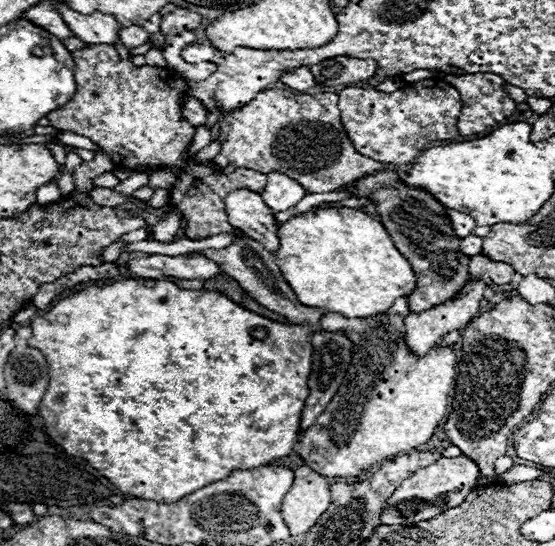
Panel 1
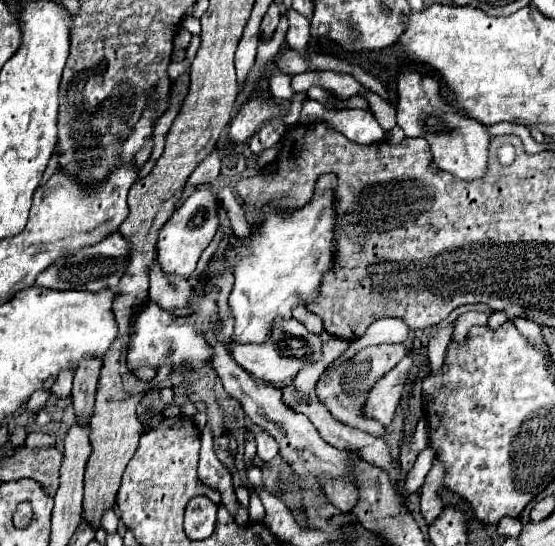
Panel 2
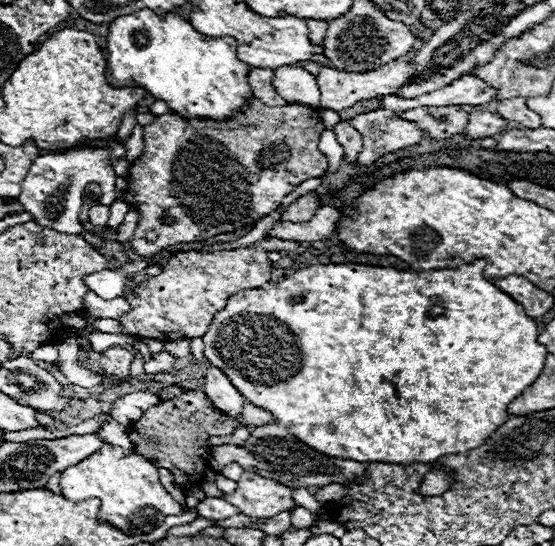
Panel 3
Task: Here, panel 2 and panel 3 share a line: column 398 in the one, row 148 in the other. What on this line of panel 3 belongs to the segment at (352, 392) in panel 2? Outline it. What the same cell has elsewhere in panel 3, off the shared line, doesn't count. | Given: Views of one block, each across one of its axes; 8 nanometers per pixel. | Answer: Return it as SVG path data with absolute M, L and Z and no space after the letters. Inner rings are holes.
M340 120L332 130L336 132L338 142L344 146L344 152L346 152L348 160L356 160L358 152L362 150L362 138L360 138L360 134L346 120Z

